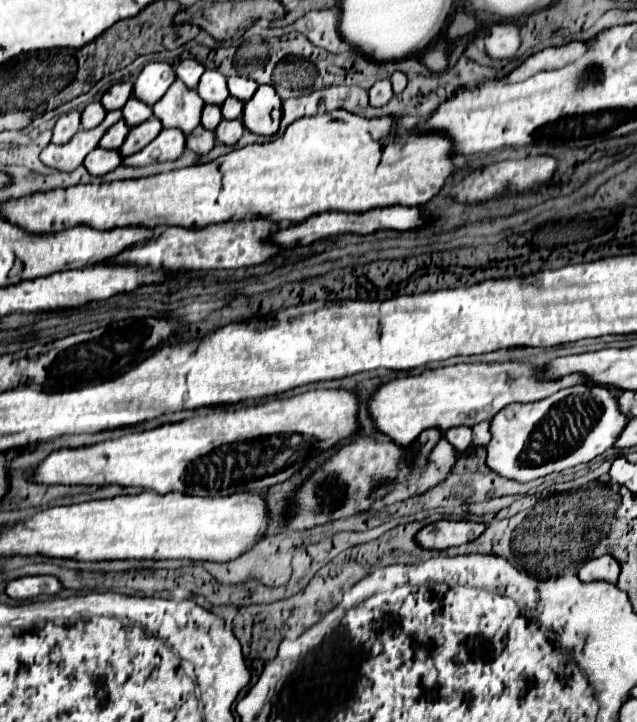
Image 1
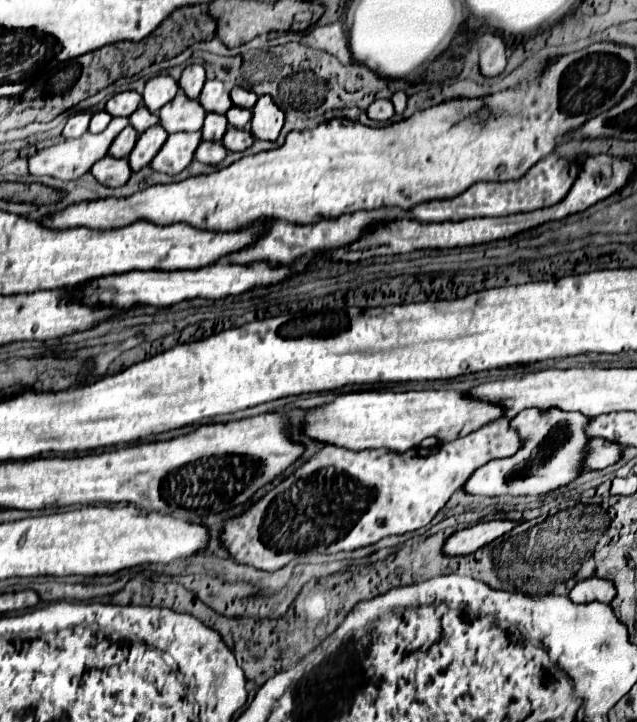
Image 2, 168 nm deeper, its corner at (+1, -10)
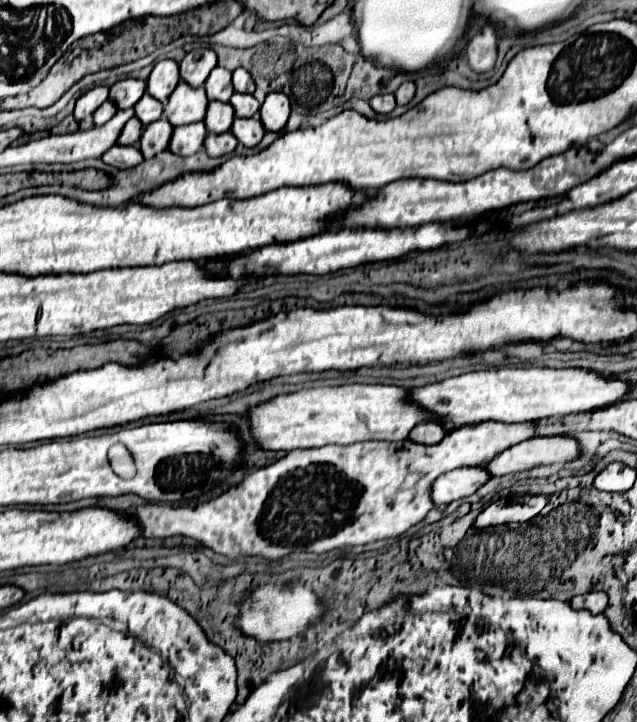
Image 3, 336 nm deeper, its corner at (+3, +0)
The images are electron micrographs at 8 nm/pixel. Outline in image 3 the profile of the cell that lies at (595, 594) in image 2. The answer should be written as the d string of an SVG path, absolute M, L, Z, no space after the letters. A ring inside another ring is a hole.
M586 592L586 594L578 594L570 600L572 608L586 608L592 614L604 612L606 604L608 604L608 594L606 592Z

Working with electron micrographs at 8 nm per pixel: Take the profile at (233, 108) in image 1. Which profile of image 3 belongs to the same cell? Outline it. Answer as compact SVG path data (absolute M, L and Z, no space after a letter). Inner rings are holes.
M232 94L230 104L234 108L236 118L252 118L260 110L260 102L250 94Z

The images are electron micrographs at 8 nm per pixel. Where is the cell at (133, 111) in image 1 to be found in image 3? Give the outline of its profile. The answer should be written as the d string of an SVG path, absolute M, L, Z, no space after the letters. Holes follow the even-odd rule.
M144 94L144 96L140 98L140 102L134 106L136 118L138 118L144 126L148 126L150 122L158 120L158 118L162 116L162 110L164 110L162 102L158 102L156 98L152 98L150 94Z

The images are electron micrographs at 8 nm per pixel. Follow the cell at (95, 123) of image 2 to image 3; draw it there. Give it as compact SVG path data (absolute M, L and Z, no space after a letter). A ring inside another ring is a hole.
M106 100L96 112L94 112L94 126L102 126L102 124L106 124L114 114L116 114L116 106L114 106L114 102L110 102L110 100Z

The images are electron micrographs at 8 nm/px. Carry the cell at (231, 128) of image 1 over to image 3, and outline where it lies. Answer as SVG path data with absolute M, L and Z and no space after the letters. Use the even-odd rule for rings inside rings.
M252 116L252 118L246 118L246 120L244 118L236 118L230 132L244 146L256 146L264 136L264 126L262 126L258 116Z

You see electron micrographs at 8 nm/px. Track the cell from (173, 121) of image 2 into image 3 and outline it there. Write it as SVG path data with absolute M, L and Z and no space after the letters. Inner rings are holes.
M180 80L164 106L164 118L172 122L172 126L200 122L206 114L206 106L208 98L204 88L190 88L186 82Z

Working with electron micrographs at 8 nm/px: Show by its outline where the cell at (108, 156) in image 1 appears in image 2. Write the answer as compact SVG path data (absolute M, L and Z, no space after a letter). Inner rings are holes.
M104 156L102 160L98 160L92 170L94 178L110 188L116 186L124 186L132 174L132 168L128 164L128 158L114 158L114 156Z

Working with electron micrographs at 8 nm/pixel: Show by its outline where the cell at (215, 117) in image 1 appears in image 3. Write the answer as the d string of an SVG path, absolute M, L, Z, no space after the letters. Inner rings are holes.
M210 102L208 110L206 110L206 130L214 132L214 134L222 134L228 132L232 122L234 122L234 110L230 104L224 102Z

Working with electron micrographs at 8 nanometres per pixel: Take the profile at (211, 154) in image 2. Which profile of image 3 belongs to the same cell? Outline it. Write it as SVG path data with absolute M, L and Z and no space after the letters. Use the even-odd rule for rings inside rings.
M224 132L224 134L208 134L206 140L204 140L204 148L206 148L208 156L224 156L224 154L230 154L236 148L236 144L238 144L238 140L230 132Z

